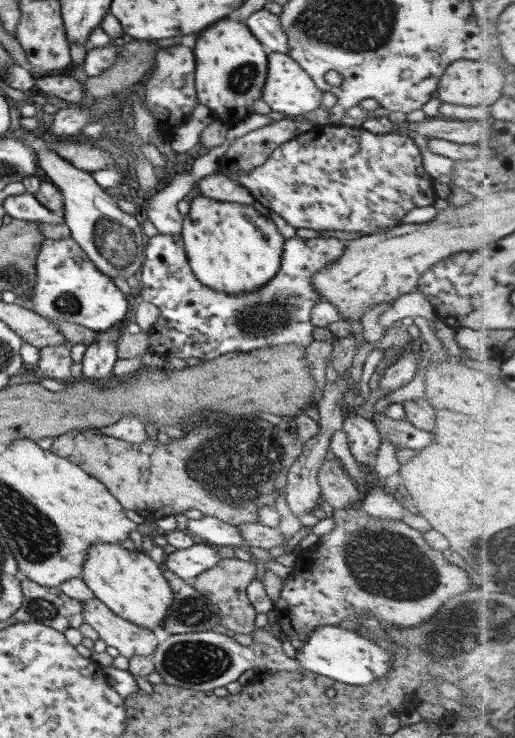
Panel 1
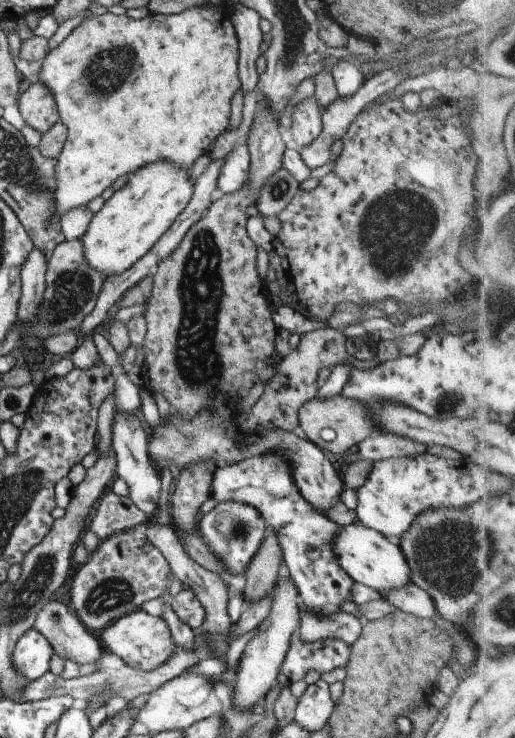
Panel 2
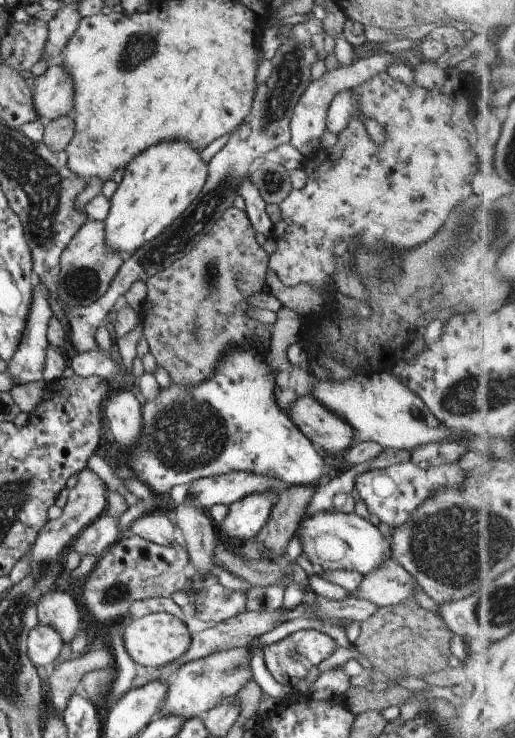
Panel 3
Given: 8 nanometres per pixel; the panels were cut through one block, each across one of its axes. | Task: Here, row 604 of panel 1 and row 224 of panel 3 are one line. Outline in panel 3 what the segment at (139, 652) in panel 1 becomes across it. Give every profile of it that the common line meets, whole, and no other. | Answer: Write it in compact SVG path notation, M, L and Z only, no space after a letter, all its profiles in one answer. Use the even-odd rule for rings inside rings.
M88 218L64 249L60 259L59 289L54 297L66 318L64 303L82 306L96 302L108 290L116 273L125 263L127 257L111 249L106 242L105 222Z

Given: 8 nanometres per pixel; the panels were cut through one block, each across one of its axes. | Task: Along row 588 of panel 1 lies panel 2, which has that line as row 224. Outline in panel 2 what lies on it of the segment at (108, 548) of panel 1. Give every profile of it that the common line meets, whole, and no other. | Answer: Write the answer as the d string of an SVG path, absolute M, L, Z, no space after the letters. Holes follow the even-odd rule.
M164 160L137 168L129 176L129 181L125 186L105 200L104 206L92 217L89 228L83 234L85 259L88 264L94 270L100 271L105 278L120 274L136 264L136 261L140 260L158 242L158 239L170 228L190 202L195 182L190 179L188 170L172 161L164 162Z

